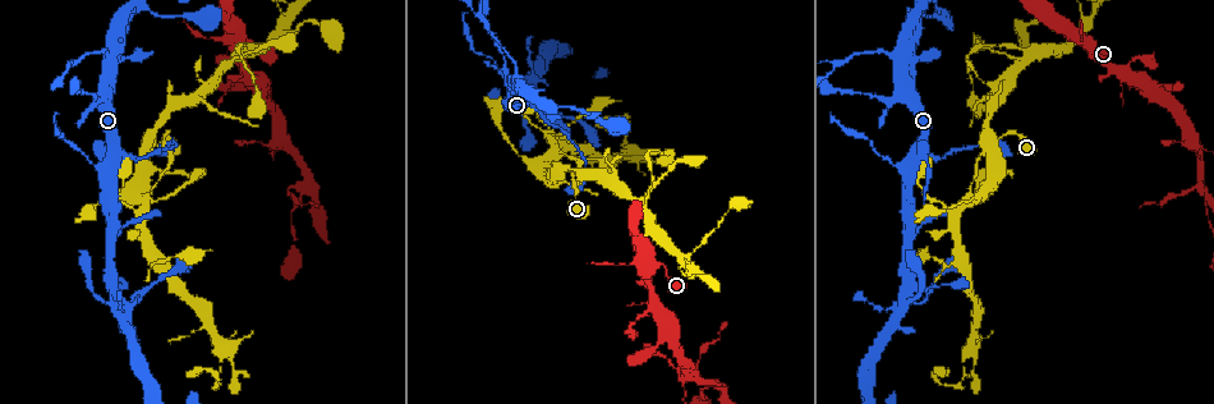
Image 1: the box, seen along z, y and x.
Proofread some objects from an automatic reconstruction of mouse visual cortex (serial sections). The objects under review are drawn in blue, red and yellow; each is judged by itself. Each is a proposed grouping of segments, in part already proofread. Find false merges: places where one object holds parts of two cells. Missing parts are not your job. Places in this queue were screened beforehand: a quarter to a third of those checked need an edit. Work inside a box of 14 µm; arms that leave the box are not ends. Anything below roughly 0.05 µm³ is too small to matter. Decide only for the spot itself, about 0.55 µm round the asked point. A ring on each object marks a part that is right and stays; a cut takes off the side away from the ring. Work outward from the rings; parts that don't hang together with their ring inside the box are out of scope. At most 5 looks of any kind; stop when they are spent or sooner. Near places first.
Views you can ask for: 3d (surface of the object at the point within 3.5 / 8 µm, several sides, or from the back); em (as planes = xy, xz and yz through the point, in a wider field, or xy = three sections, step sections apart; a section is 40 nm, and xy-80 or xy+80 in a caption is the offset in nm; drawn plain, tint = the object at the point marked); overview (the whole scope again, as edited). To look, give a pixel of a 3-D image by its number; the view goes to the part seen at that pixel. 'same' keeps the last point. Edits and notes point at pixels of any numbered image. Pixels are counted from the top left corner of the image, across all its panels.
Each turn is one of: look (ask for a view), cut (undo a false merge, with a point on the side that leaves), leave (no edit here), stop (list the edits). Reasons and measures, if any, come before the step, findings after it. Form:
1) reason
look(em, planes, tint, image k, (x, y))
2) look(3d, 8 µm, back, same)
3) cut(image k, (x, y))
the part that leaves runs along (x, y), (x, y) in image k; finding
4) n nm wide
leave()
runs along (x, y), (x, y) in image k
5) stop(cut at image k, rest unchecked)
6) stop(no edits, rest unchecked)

thin arm on a thick one
look(3d, 3.5 µm, image 1, (654, 267))

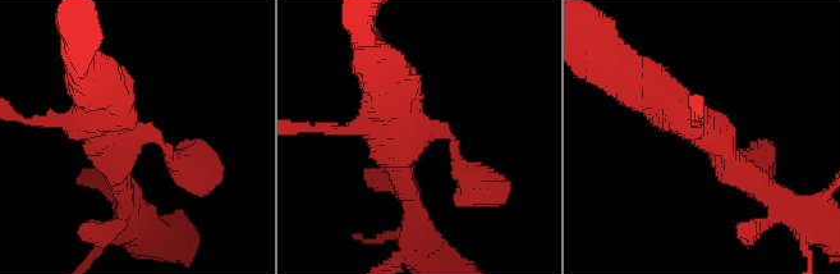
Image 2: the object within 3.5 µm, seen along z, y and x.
4 arms; arms of 150, 300, 300, 500 nm; shape alone is not enough
look(em, xy, step 3, tint, image 2, (129, 137))

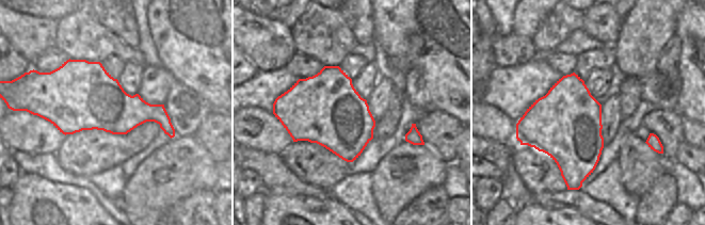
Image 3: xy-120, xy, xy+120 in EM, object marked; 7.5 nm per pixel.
leave()
runs along (742, 164), (708, 151), (765, 191) in image 2; one cell here

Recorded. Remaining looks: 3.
sudden change in width
look(3d, 3.5 µm, image 1, (885, 50))

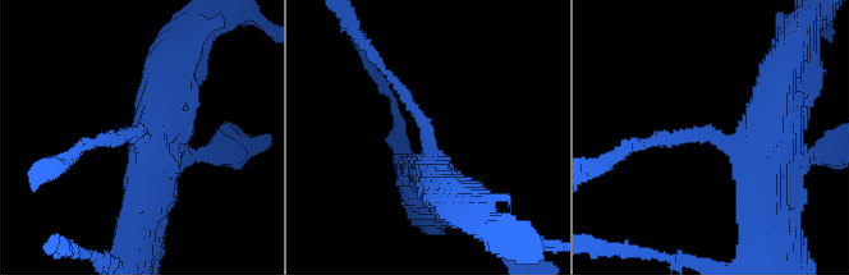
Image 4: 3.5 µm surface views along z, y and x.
arms of 150, 450 nm
look(em, xy, step 1, tint, image 4, (715, 133))

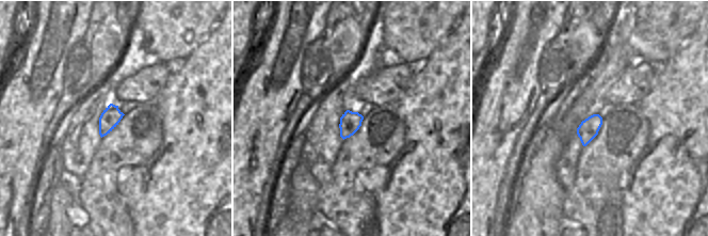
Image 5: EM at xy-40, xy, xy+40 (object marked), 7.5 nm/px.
cut(image 4, (407, 96))
border along (598, 129), (586, 138), (580, 138) in image 5; a second cell is stuck on

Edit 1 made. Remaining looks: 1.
stop(cut at image 4, rest unchecked)

